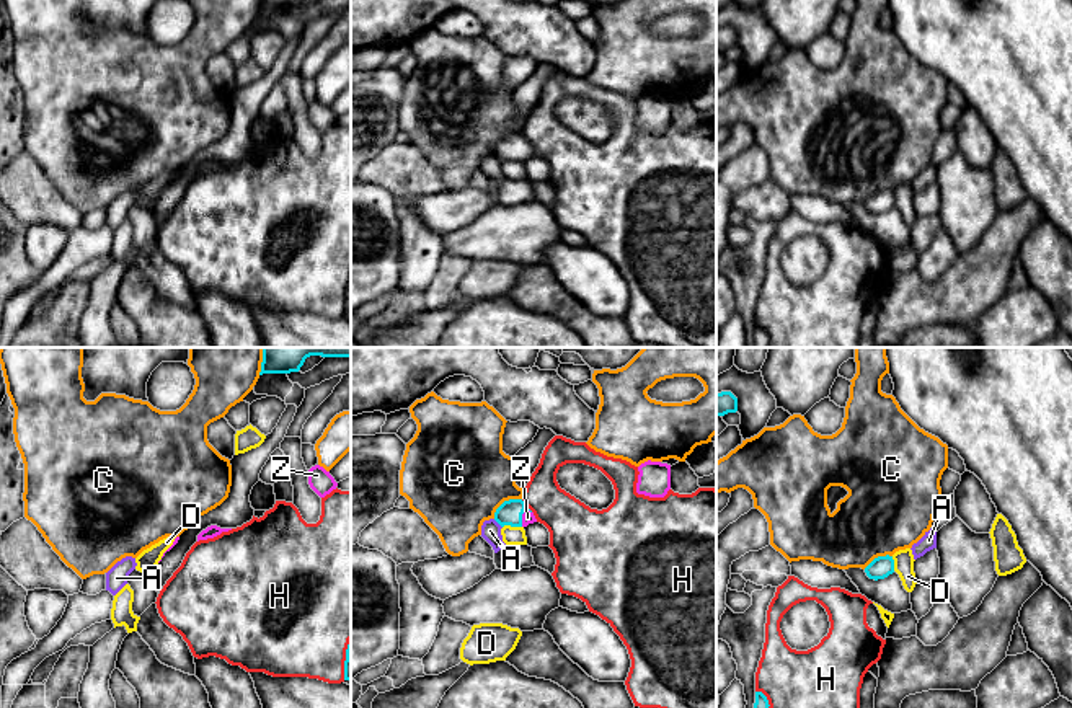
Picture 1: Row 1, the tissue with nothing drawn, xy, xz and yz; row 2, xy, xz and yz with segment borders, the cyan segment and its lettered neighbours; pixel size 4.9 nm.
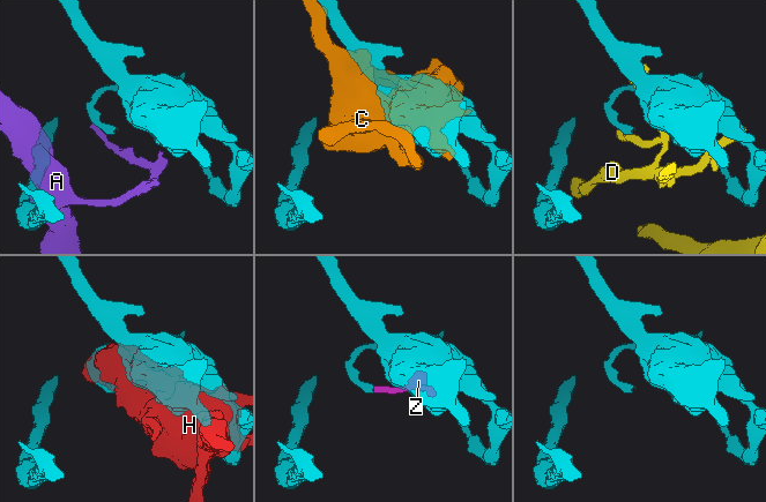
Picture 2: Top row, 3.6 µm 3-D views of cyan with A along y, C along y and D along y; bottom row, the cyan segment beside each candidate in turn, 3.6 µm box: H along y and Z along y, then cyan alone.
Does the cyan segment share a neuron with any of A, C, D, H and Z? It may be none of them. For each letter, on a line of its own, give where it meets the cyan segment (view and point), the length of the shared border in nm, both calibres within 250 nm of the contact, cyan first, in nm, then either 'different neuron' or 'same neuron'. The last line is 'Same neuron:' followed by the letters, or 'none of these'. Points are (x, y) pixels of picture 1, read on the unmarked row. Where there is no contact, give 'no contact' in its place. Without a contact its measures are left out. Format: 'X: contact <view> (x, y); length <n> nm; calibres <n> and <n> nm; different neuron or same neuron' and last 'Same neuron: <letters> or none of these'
A: contact xz (498, 157); length 60 nm; calibres 120 and 100 nm; different neuron
C: contact xz (504, 136); length 170 nm; calibres 120 and 480 nm; different neuron
D: contact xz (511, 160); length 100 nm; calibres 120 and 100 nm; different neuron
H: contact xz (526, 141); length 90 nm; calibres 120 and 240 nm; different neuron
Z: contact xz (521, 152); length 100 nm; calibres 120 and 60 nm; same neuron
Same neuron: Z

